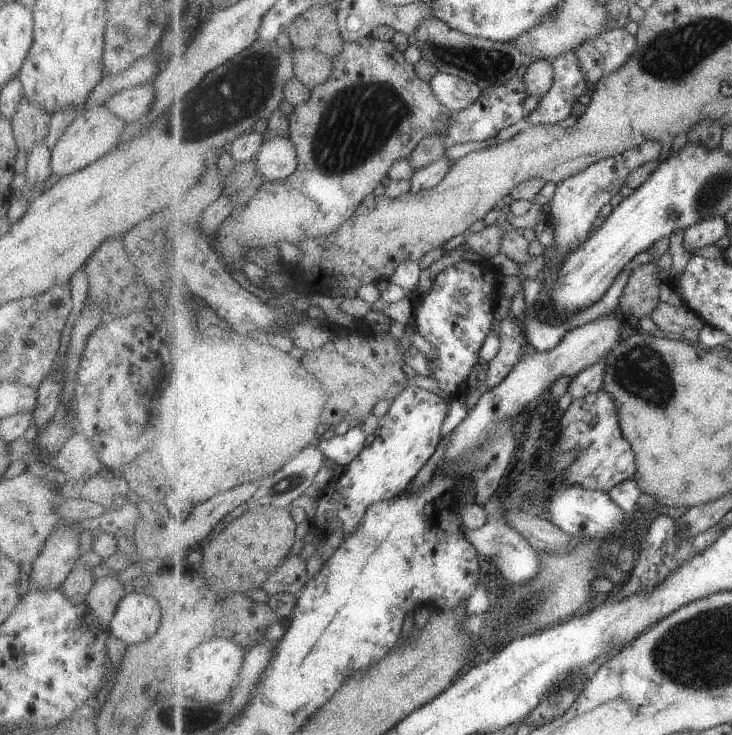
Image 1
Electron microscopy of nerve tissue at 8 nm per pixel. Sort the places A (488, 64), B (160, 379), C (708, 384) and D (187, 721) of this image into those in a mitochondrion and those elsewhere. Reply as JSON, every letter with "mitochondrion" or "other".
{"A":"mitochondrion","B":"other","C":"other","D":"mitochondrion"}

